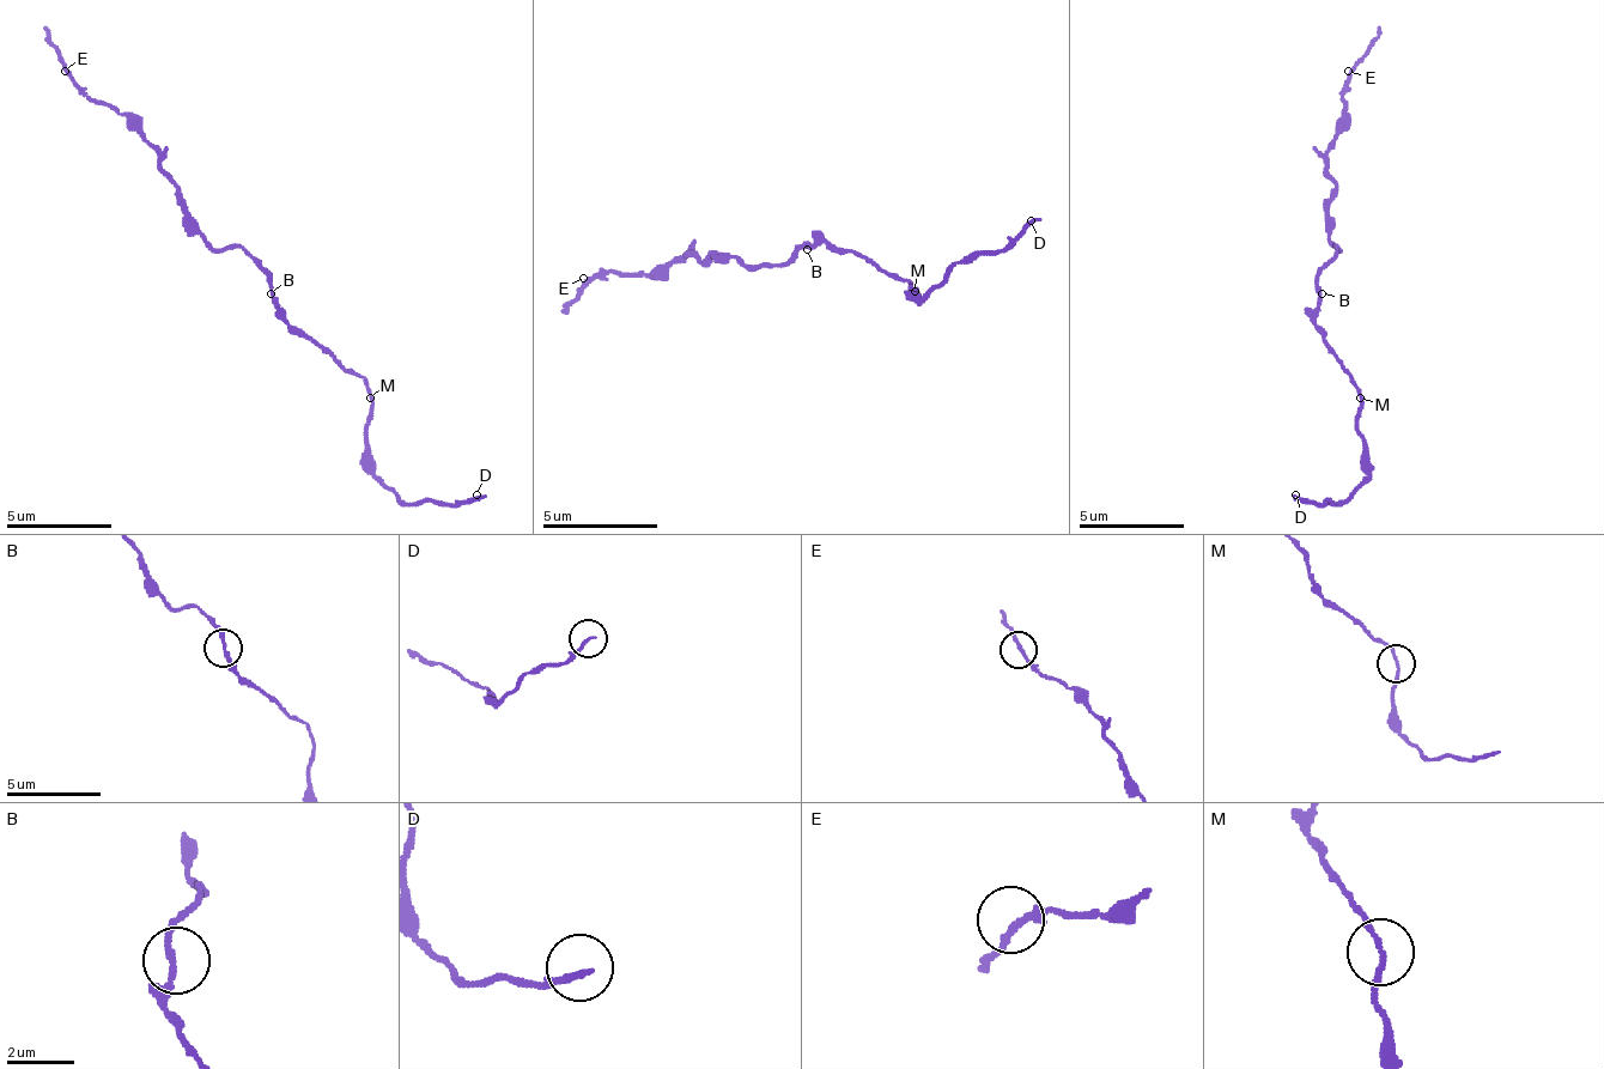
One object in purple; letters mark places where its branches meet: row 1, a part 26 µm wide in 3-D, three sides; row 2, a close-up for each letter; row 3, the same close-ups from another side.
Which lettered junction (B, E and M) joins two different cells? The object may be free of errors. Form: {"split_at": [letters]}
{"split_at": []}

